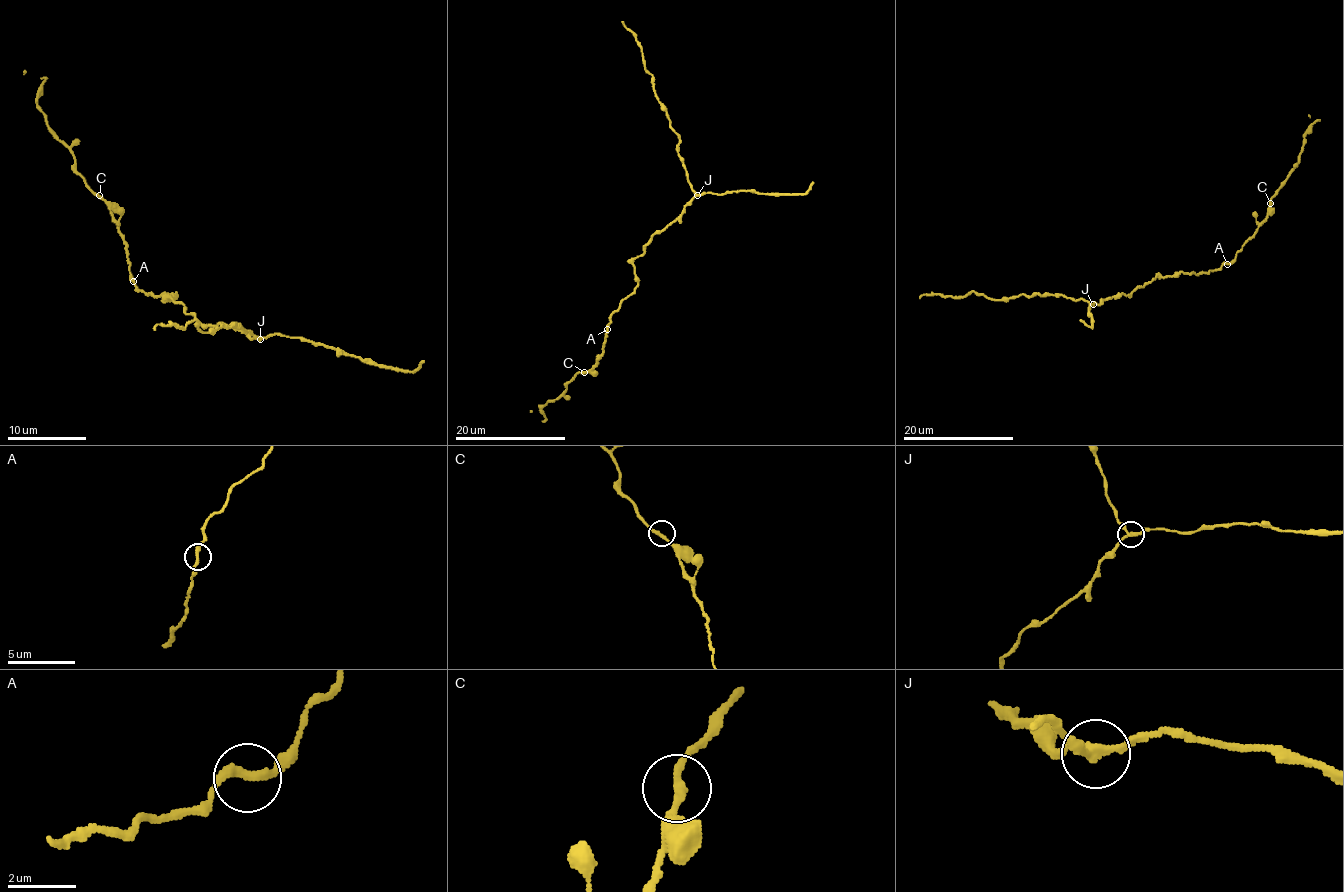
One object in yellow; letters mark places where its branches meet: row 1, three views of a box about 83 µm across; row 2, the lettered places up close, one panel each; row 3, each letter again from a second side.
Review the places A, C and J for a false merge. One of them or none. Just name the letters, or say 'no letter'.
J

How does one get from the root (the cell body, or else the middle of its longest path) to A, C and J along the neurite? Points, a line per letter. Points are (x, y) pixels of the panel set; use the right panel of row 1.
A: (1153, 279), (1181, 272), (1208, 272), (1227, 264)
C: (1153, 279), (1181, 272), (1208, 272), (1228, 264), (1266, 217), (1270, 203)
J: (1153, 279), (1130, 294), (1116, 294), (1092, 304)

